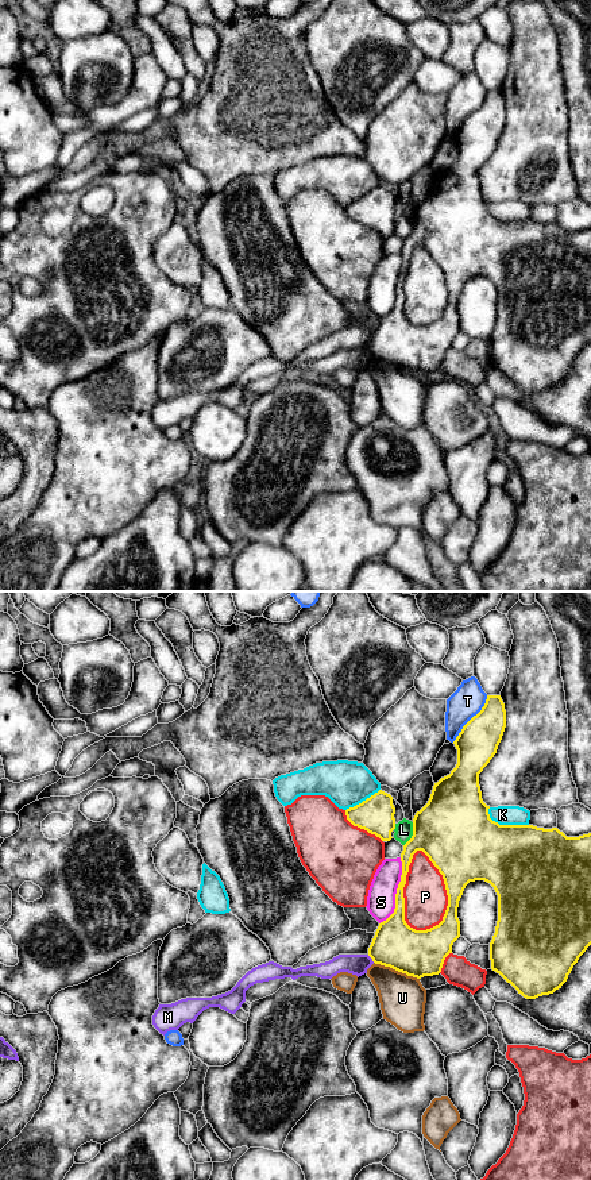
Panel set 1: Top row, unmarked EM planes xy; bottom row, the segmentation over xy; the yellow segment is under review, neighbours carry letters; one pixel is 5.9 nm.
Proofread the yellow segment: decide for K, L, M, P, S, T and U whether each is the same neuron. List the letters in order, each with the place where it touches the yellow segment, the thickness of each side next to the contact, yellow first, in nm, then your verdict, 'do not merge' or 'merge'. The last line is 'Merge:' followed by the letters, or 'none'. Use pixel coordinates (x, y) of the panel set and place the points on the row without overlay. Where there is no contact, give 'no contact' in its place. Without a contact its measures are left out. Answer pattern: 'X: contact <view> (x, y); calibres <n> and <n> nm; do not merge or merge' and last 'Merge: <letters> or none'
K: contact xy (505, 220); calibres 460 and 110 nm; do not merge
L: contact xy (413, 230); calibres 460 and 110 nm; do not merge
M: contact xy (371, 353); calibres 280 and 130 nm; do not merge
P: contact xy (402, 290); calibres 220 and 260 nm; do not merge
S: contact xy (397, 286); calibres 190 and 180 nm; do not merge
T: contact xy (471, 114); calibres 240 and 190 nm; do not merge
U: contact xy (397, 365); calibres 280 and 280 nm; do not merge
Merge: none

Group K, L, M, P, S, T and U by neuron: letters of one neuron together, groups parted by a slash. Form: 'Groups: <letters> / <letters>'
Groups: K / L / M / P S / T / U

